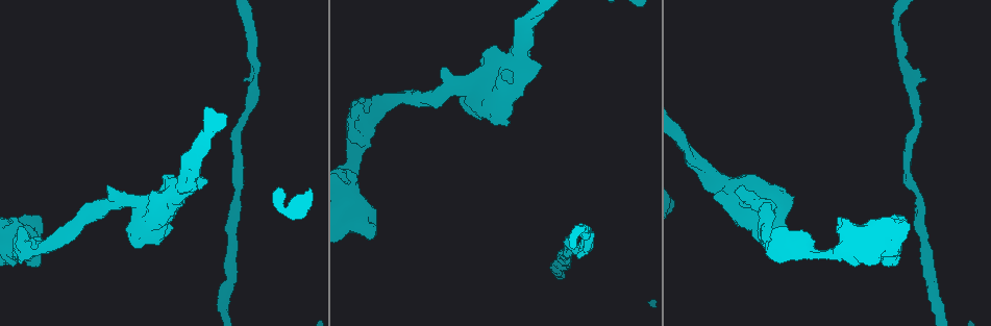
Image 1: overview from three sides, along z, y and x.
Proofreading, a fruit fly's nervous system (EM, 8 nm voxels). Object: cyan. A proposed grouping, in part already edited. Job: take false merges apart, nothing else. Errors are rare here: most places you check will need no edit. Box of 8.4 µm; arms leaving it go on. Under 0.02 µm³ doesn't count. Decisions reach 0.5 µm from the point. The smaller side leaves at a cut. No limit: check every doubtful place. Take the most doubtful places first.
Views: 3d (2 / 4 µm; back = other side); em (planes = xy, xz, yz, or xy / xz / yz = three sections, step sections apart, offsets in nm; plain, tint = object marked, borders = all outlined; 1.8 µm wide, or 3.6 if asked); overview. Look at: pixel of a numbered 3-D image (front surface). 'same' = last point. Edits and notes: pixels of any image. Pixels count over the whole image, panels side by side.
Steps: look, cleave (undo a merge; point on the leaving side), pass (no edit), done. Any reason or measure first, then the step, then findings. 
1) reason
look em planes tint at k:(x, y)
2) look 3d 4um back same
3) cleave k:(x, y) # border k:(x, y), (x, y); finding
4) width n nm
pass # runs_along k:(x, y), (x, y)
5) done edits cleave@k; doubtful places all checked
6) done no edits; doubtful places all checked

sudden change in width
look 3d 4um at 1:(350, 206)

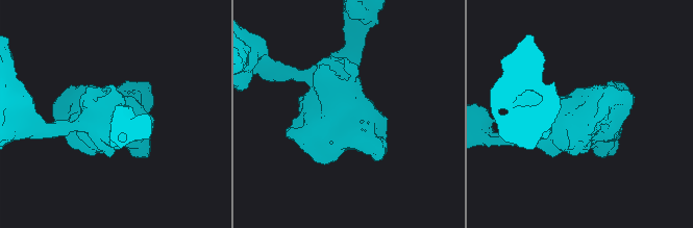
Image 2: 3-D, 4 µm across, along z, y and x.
look em 3.6um planes tint at 2:(351, 108)

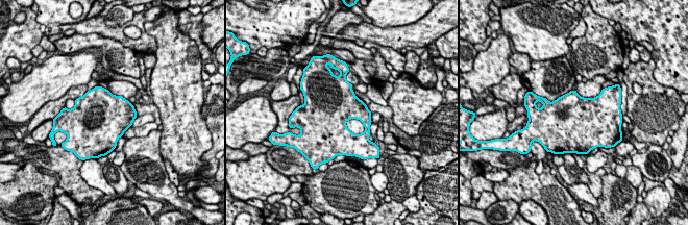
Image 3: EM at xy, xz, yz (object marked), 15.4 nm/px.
width 700 nm
pass # all the same cell

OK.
thick turns thin
look 3d 2um at 1:(180, 190)

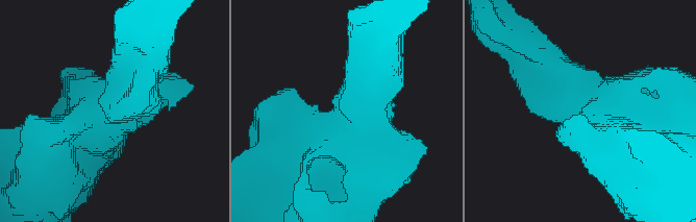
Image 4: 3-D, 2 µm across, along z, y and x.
arm_widths 340, 500 nm
look em yz step 4 tint at 4:(588, 110)

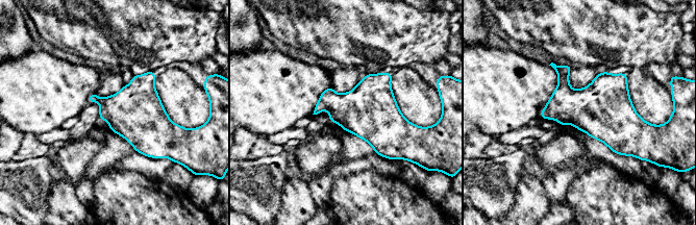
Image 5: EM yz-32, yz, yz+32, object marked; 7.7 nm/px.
cut it another way
look em planes tint same

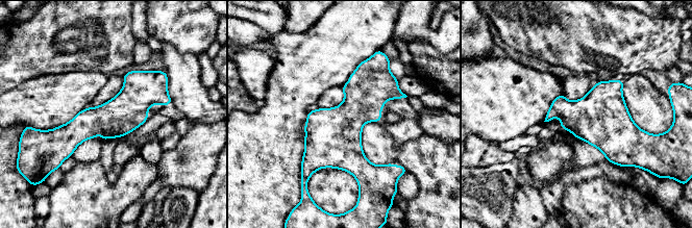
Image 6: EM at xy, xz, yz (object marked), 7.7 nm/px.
pass # runs_along 6:(165, 86), (50, 132); one cell here

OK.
a narrow waist
look em planes plain at 1:(360, 130)

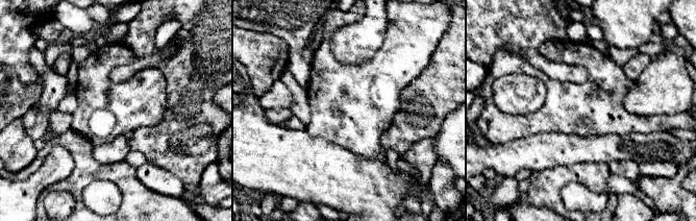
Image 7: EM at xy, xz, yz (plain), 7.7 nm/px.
with the object marked
look em planes tint same

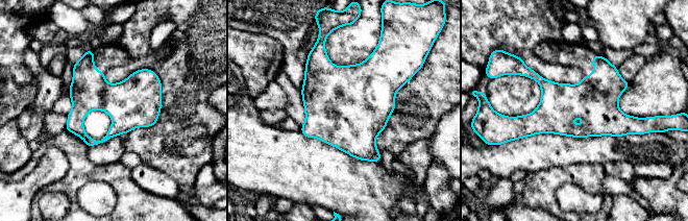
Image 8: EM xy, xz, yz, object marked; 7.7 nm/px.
width 380 nm
pass # continuous, no second cell

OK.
look em 3.6um yz step 4 tint at 1:(149, 209)

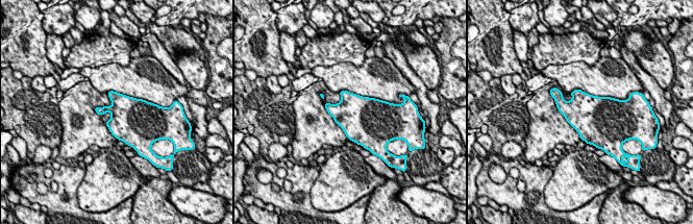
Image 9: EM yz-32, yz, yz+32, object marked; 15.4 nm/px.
width 480 nm
pass # continuous, no second cell

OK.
sudden change in width
look 3d 4um at 1:(502, 108)

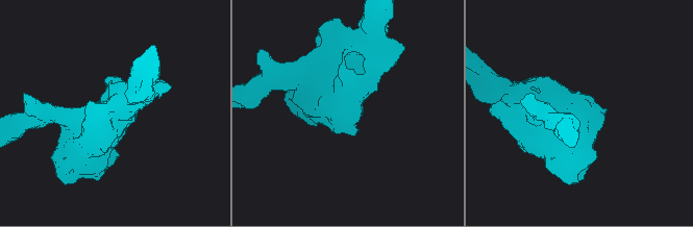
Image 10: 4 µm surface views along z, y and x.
need the tissue
look em 3.6um planes plain at 10:(582, 110)

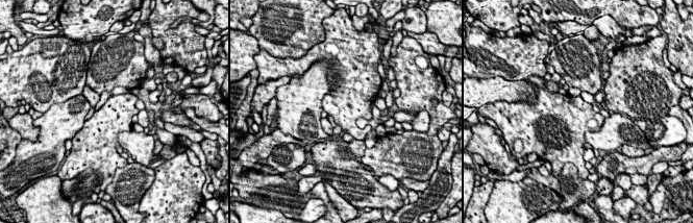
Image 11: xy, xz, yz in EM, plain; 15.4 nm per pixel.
where the object lies
look em 3.6um planes tint same

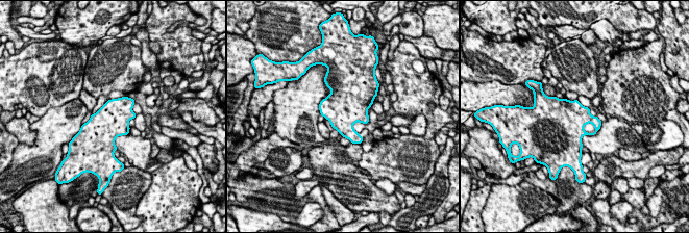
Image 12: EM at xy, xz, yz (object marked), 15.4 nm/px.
pass # one cell here

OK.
done no edits; doubtful places all checked

